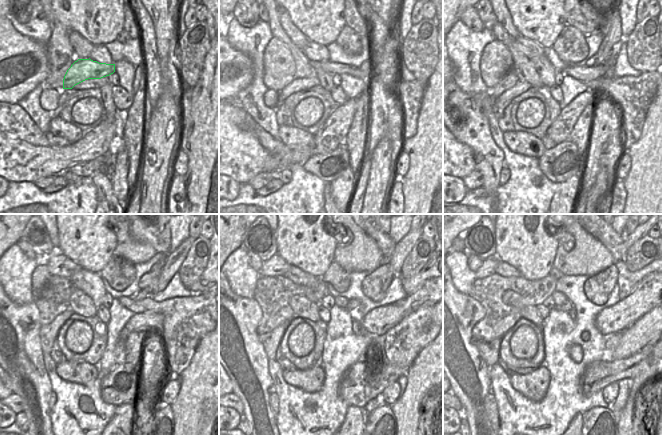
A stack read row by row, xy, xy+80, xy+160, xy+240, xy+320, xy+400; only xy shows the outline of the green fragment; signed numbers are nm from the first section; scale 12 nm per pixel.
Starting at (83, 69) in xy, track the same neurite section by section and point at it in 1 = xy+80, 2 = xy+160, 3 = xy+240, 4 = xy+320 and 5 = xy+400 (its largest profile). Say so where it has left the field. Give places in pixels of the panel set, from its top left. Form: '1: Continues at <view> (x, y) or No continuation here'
1: Continues at xy+80 (332, 68)
2: Continues at xy+160 (584, 73)
3: Continues at xy+240 (174, 259)
4: Continues at xy+320 (403, 247)
5: Continues at xy+400 (637, 234).

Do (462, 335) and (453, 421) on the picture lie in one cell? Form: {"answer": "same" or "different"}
{"answer": "different"}

